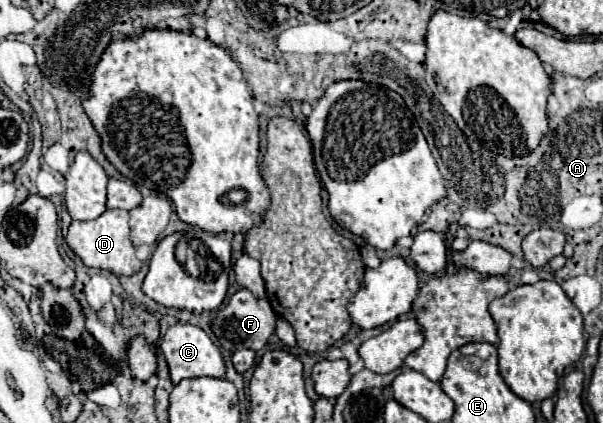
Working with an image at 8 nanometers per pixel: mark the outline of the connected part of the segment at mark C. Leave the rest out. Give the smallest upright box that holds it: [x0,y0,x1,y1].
[160,323,226,385]

